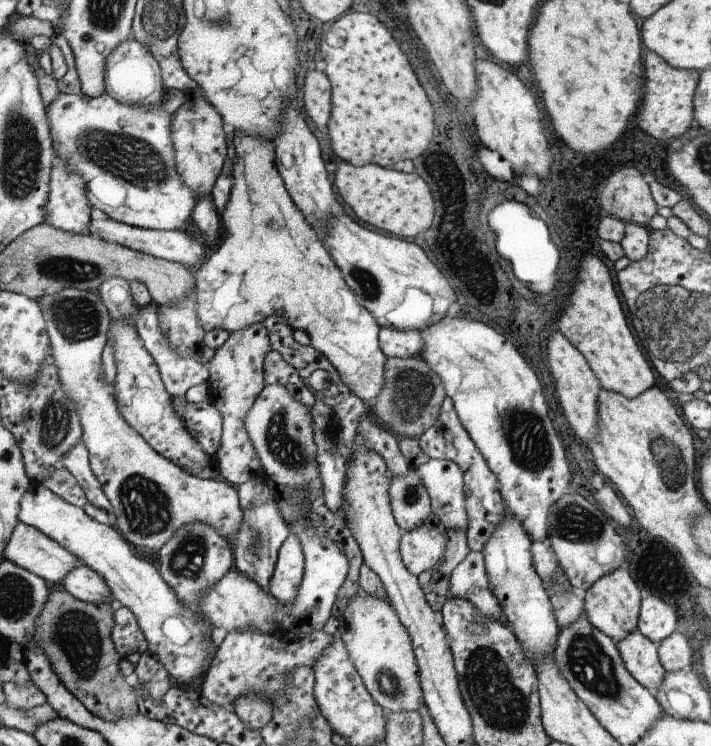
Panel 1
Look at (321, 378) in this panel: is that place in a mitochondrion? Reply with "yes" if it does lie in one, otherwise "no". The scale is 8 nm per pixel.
no

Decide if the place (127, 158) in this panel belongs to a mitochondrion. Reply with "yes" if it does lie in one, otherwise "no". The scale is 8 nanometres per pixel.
yes

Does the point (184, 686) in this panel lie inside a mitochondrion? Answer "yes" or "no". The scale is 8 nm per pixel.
no

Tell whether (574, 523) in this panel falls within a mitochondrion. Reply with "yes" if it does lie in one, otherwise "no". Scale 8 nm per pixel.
yes

